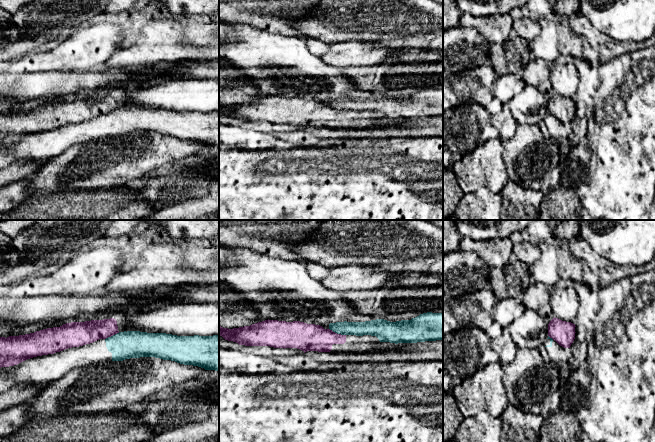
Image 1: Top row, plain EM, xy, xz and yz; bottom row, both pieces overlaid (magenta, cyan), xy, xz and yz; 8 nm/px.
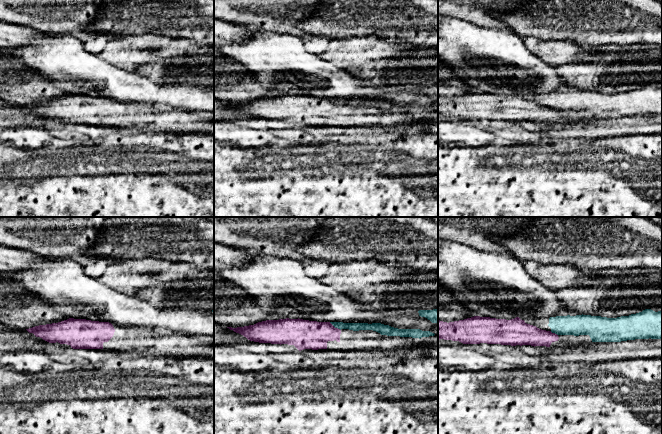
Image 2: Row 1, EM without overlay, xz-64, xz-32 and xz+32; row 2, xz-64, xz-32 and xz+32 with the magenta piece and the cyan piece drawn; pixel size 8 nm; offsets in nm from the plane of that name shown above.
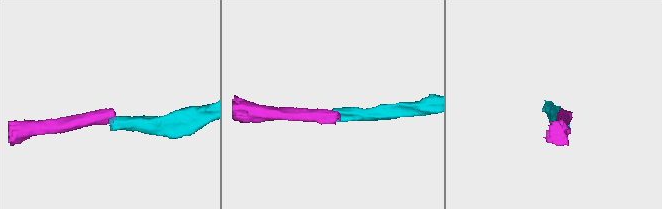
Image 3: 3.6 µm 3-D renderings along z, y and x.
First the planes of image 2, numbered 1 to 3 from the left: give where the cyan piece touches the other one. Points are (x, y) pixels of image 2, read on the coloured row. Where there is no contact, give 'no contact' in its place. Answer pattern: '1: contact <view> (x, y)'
1: no contact
2: contact xz-32 (334, 327)
3: contact xz+32 (554, 333)

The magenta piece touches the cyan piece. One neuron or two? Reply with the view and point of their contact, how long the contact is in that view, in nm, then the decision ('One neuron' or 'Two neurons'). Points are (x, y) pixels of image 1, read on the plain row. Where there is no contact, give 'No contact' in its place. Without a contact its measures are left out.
Touches magenta at xz (336, 109). Shared border 150 nm. Two neurons

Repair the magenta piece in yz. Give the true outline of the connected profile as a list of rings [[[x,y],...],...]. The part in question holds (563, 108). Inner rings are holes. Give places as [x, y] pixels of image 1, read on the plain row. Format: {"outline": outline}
{"outline": [[[553,94],[548,100],[548,112],[560,122],[570,124],[575,115],[575,100]]]}

